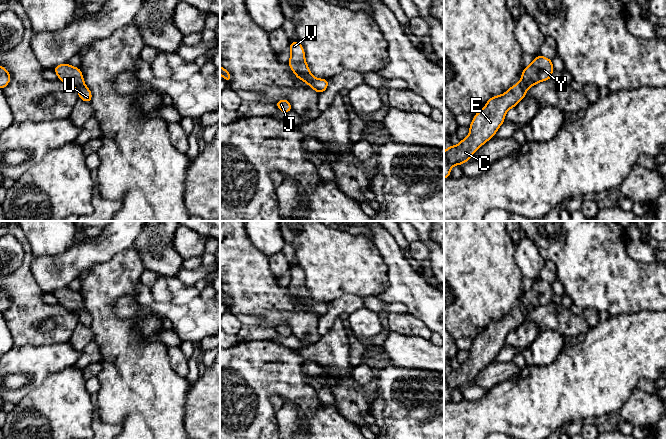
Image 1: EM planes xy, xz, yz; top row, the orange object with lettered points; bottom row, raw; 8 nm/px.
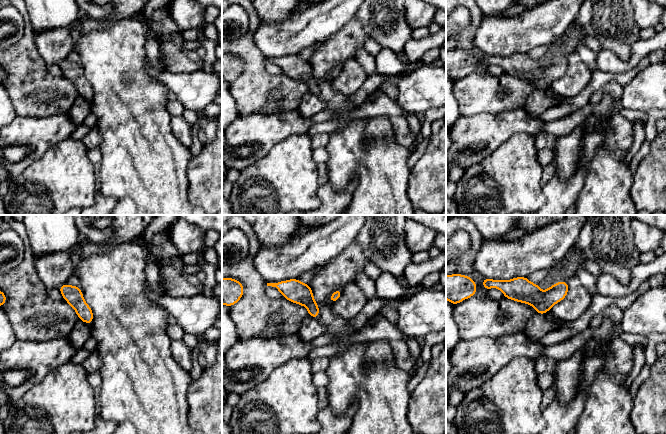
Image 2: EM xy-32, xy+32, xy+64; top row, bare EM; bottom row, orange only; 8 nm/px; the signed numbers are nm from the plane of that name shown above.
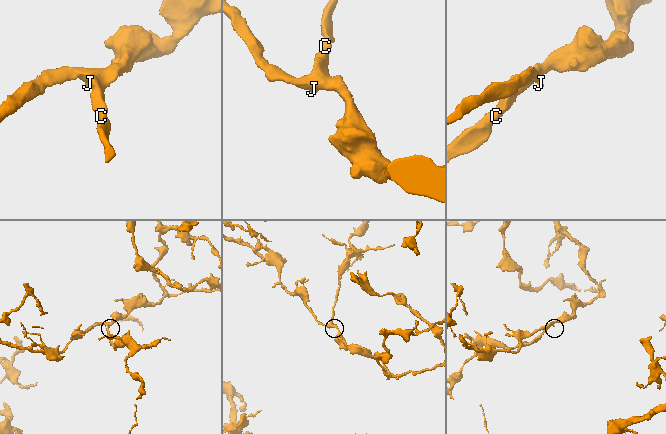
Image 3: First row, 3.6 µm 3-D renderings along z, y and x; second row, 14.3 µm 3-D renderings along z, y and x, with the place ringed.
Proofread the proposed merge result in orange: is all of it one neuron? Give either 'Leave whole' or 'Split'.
Leave whole

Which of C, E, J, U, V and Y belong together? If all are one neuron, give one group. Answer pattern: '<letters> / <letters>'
C E J U V Y

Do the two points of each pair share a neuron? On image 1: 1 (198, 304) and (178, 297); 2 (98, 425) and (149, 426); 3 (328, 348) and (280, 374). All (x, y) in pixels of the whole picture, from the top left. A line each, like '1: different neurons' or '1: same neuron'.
1: different neurons
2: different neurons
3: different neurons

